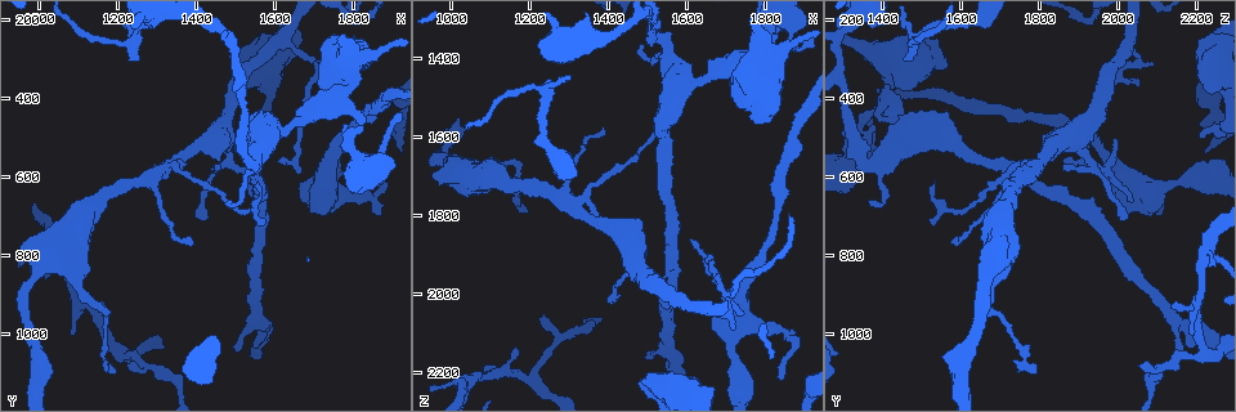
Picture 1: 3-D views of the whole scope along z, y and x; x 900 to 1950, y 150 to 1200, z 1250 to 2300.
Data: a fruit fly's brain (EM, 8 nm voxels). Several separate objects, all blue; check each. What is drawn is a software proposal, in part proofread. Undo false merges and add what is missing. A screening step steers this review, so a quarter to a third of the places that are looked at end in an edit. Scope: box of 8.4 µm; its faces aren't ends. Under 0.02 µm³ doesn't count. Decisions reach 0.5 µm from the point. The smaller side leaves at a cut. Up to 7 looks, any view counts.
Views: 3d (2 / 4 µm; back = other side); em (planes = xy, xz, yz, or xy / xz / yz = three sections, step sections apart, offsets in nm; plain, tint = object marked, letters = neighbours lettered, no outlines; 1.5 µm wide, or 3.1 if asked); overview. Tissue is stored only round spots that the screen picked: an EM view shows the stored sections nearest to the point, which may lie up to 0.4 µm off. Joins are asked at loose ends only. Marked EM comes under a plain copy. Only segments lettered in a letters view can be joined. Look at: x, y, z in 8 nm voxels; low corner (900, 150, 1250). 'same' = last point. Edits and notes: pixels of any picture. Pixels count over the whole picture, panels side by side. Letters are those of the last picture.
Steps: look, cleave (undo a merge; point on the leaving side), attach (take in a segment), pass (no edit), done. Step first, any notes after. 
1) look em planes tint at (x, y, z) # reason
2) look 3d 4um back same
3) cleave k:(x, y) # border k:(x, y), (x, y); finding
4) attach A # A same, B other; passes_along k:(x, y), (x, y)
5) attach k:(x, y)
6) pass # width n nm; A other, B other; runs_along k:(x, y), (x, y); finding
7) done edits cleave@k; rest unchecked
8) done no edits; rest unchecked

look em planes letters at (1195, 1095, 1795) # tapers out

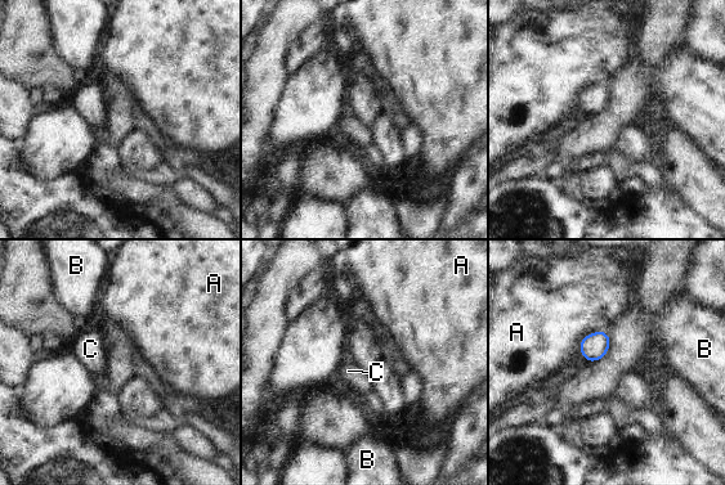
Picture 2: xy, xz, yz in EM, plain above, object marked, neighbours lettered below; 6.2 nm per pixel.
pass # longest_contact A 220 nm; A other, B other, C other; border 2:(607, 331), (587, 333), (580, 354); no lettered segment goes on from it

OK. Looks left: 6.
look 3d 2um at (1565, 725, 1525)

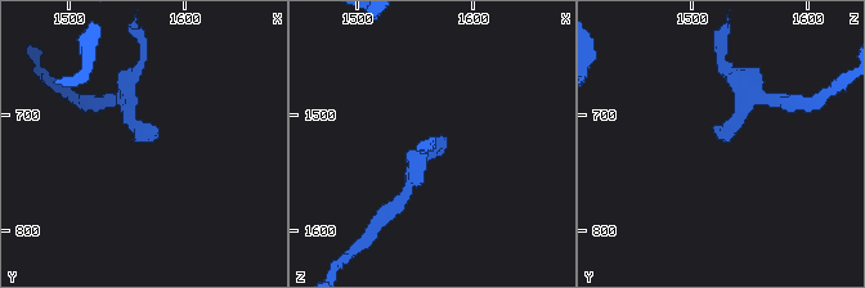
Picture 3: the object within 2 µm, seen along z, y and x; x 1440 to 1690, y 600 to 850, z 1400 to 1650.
look em planes letters at (1570, 722, 1522)

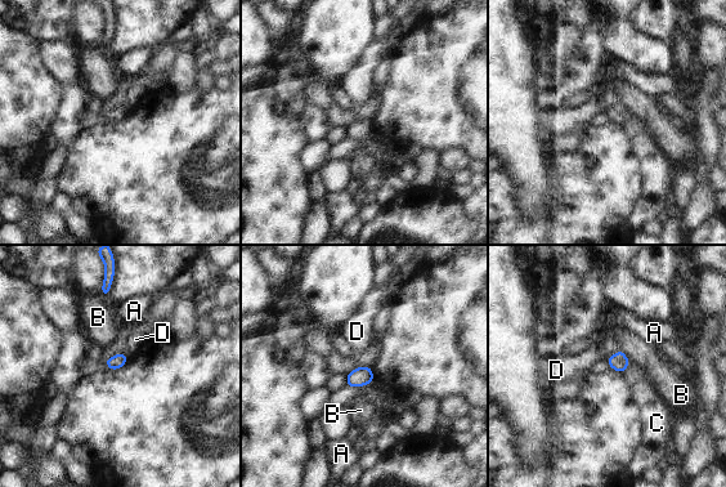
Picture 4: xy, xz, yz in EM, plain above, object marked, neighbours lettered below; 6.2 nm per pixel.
pass # A other, B other, C other, D other; border 4:(346, 385), (368, 387); no lettered segment goes on from it

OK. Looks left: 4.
look 3d 2um at (1165, 935, 2135) # thin end

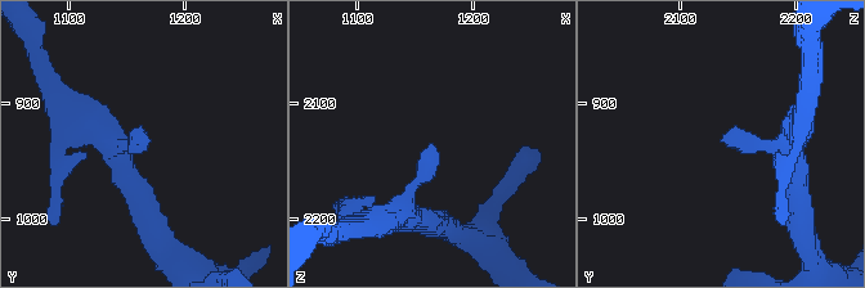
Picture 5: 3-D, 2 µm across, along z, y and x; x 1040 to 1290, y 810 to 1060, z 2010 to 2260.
look em xy step 4 tint at (1168, 934, 2138) # shape alone is not enough

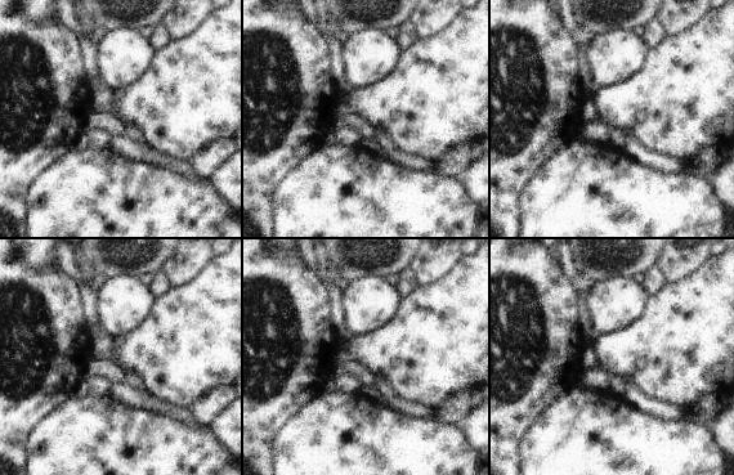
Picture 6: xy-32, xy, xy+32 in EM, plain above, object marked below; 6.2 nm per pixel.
look em planes letters same

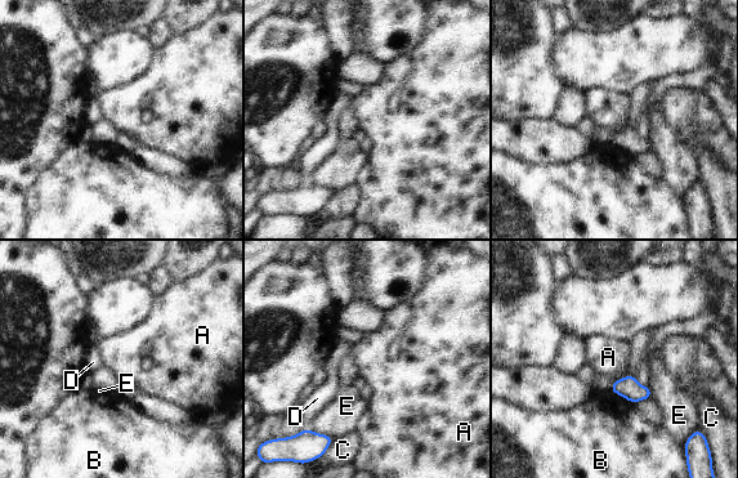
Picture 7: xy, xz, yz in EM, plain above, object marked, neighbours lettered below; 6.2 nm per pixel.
pass # A other, B other, C other, D other, E other; no lettered segment goes on from it

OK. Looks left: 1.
done no edits; rest unchecked

